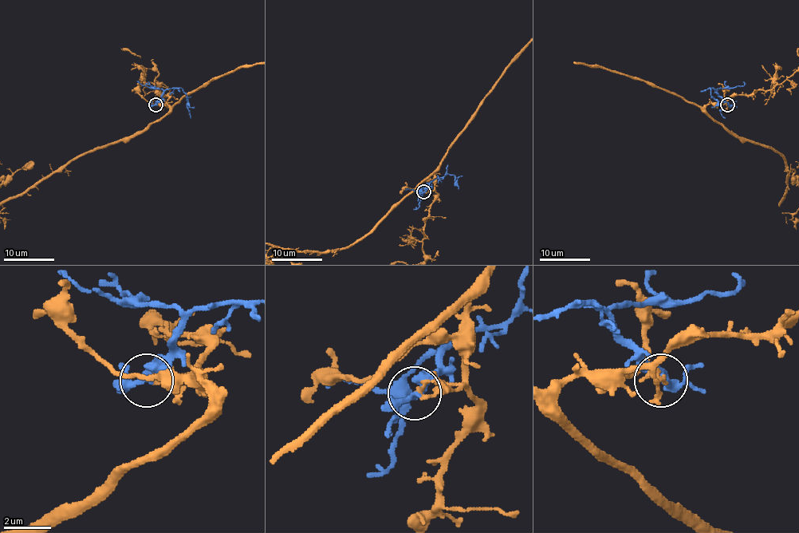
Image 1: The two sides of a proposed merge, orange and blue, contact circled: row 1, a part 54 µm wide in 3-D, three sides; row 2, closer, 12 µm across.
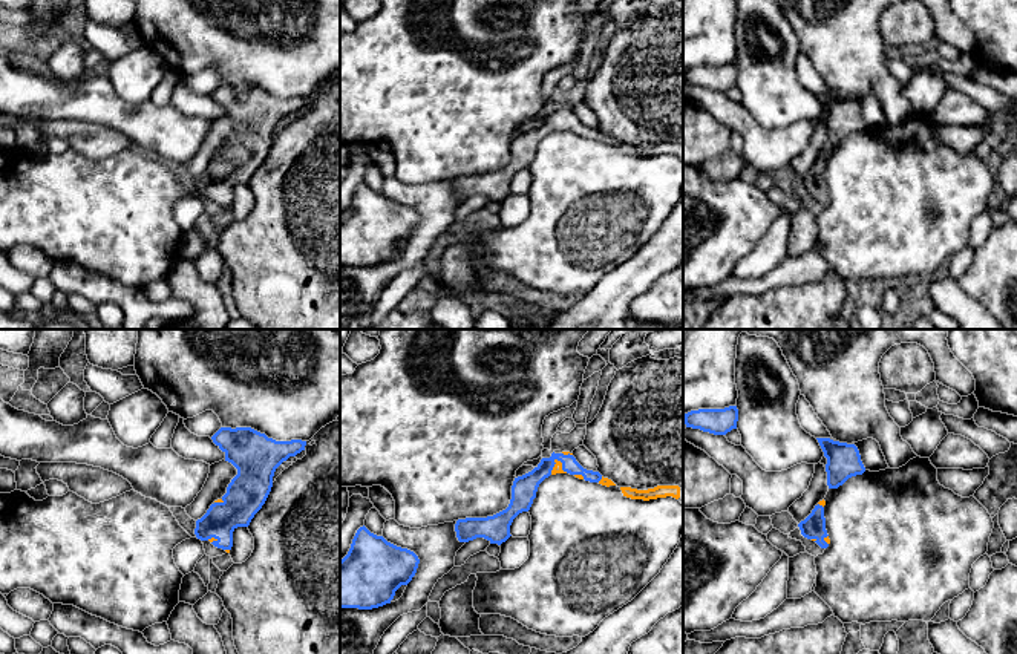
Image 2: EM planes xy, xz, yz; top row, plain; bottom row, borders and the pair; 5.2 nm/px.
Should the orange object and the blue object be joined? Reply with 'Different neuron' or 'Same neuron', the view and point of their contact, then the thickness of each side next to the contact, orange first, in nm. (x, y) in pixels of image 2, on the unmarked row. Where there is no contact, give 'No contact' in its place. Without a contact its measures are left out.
Different neuron. Touches orange at xz (561, 123). Thickness 50 nm (orange) against 130 nm

